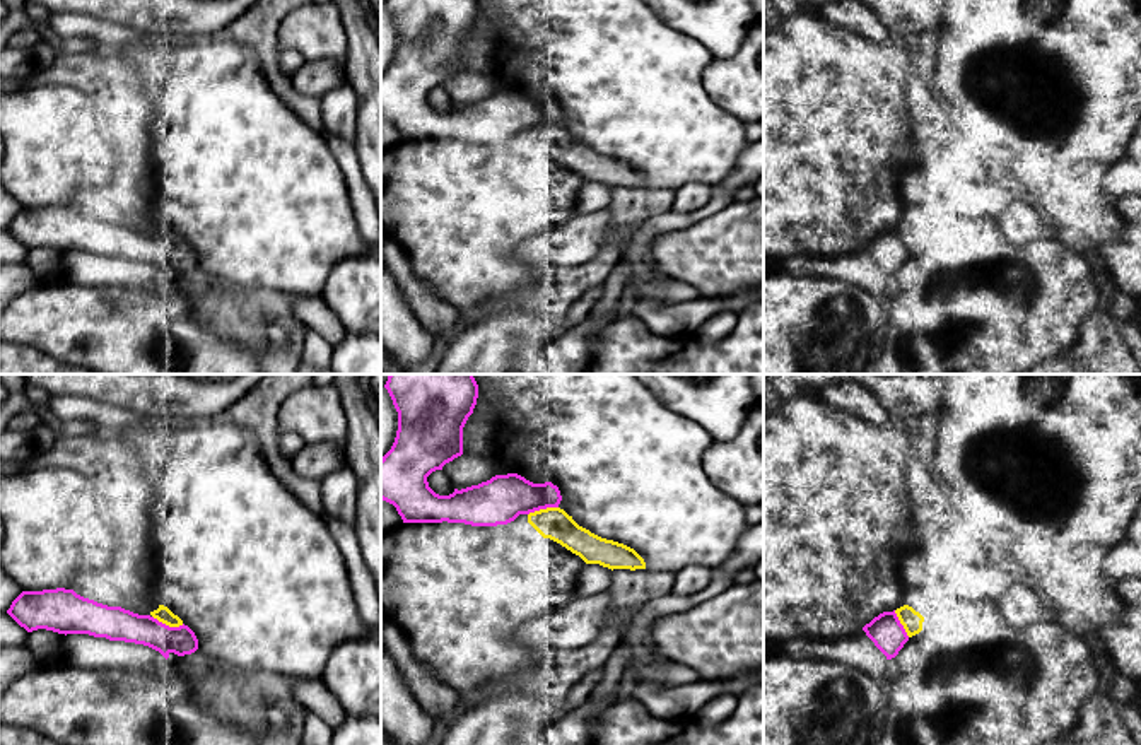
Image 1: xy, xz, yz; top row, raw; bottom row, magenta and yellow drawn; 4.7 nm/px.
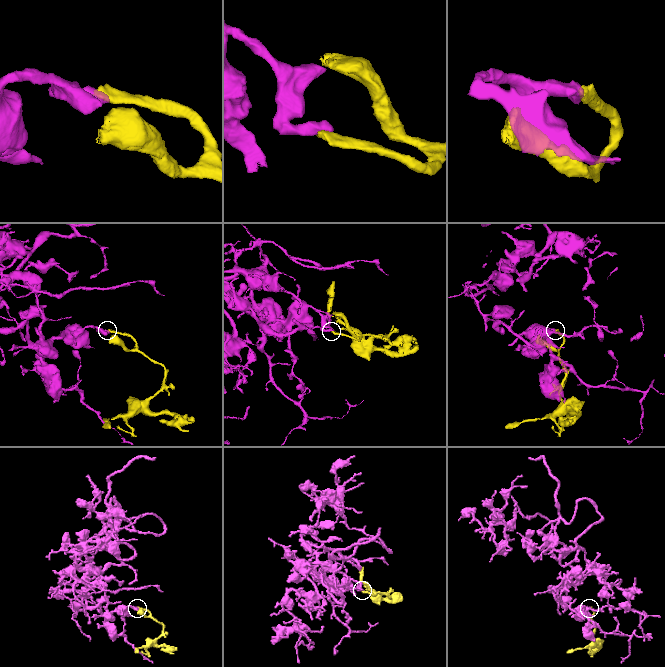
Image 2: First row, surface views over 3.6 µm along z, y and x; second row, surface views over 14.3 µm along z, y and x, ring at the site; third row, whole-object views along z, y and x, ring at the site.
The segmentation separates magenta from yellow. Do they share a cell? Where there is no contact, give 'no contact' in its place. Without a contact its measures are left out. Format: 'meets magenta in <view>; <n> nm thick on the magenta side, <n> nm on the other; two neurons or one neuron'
meets magenta in xy; 160 nm thick on the magenta side, 80 nm on the other; two neurons

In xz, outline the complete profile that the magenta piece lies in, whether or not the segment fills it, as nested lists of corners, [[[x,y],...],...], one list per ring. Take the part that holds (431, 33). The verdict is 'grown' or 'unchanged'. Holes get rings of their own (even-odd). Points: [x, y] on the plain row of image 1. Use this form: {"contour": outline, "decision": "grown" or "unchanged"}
{"contour": [[[386,0],[398,29],[391,67],[381,75],[381,116],[393,121],[403,140],[465,140],[497,144],[547,125],[559,125],[562,113],[552,99],[533,101],[518,91],[495,92],[449,113],[436,111],[427,94],[463,72],[463,44],[478,15],[477,0]]], "decision": "unchanged"}

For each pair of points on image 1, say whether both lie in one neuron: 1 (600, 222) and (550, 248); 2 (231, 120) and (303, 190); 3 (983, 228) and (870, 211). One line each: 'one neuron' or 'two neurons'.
1: one neuron
2: one neuron
3: two neurons

